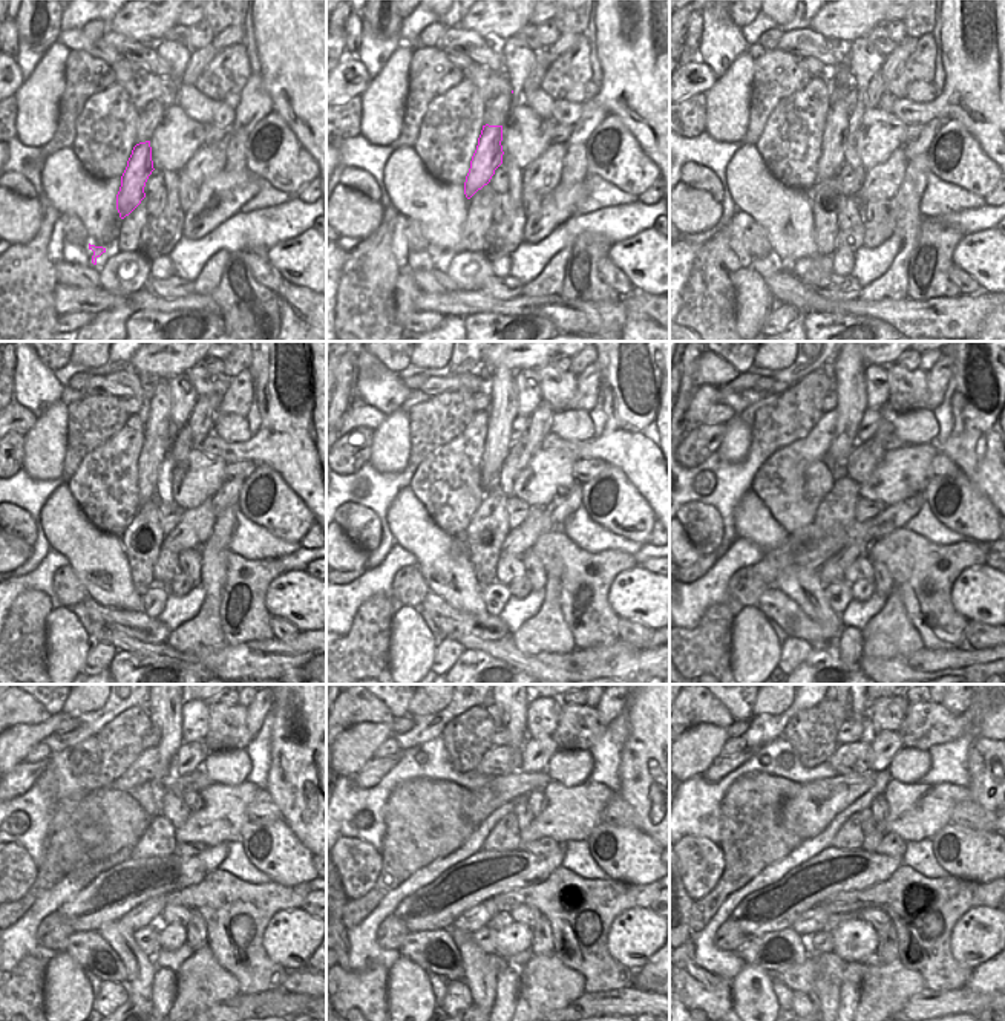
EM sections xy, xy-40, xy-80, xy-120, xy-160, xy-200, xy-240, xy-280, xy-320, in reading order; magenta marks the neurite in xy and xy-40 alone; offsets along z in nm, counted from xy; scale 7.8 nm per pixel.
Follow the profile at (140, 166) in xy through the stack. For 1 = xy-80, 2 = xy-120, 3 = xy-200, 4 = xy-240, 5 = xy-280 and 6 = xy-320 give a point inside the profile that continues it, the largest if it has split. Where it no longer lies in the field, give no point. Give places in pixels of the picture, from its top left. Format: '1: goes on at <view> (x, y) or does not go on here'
1: goes on at xy-80 (843, 100)
2: goes on at xy-120 (157, 435)
3: goes on at xy-200 (849, 386)
4: goes on at xy-240 (166, 715)
5: goes on at xy-280 (513, 715)
6: goes on at xy-320 (855, 715)

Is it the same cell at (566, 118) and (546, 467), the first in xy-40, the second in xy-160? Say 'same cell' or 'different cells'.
different cells

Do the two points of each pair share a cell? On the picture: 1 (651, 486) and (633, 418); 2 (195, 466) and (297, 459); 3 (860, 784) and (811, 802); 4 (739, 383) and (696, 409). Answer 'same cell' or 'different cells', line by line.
1: same cell
2: different cells
3: same cell
4: same cell

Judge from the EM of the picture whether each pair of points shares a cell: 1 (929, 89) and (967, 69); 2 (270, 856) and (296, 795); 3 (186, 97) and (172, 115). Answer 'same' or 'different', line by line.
1: different
2: different
3: different

